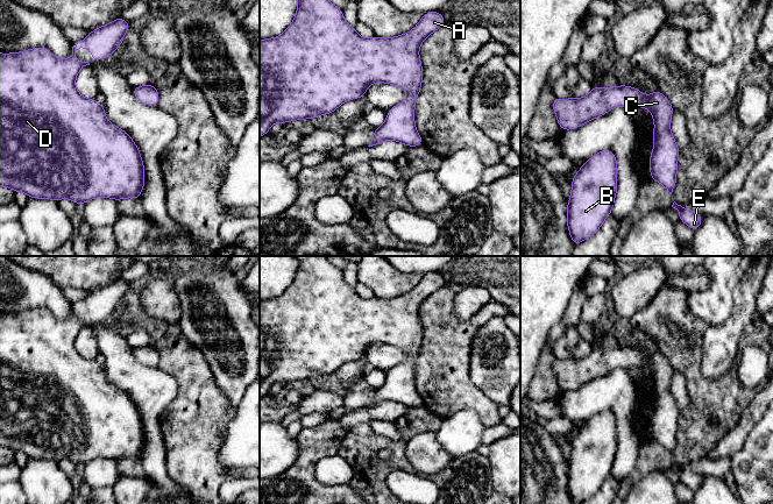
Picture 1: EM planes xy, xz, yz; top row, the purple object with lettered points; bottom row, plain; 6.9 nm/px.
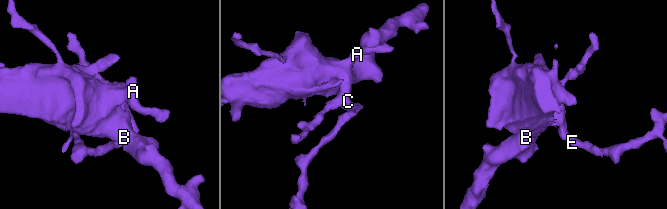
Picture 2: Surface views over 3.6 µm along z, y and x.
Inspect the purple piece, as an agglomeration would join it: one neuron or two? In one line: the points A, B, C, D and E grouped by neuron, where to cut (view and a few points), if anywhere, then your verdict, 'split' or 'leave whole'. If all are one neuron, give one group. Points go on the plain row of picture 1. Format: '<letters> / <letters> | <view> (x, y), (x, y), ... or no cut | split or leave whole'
A B C D E | no cut | leave whole

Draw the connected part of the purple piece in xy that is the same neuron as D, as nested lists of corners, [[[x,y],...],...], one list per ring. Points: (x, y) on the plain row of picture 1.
[[[116,278],[113,283],[101,286],[85,298],[85,303],[78,301],[72,307],[72,315],[66,320],[58,320],[47,308],[33,308],[20,313],[1,314],[0,313],[0,447],[9,448],[15,453],[23,453],[29,459],[52,460],[59,462],[68,459],[75,464],[86,464],[94,459],[112,459],[116,462],[123,459],[140,460],[140,455],[144,449],[144,425],[141,419],[140,411],[129,395],[111,384],[105,375],[104,365],[100,365],[95,360],[84,359],[76,349],[76,338],[78,333],[88,322],[80,322],[76,317],[76,312],[80,308],[86,308],[92,312],[92,320],[100,321],[106,317],[111,317],[122,305],[122,300],[128,292],[129,283]]]

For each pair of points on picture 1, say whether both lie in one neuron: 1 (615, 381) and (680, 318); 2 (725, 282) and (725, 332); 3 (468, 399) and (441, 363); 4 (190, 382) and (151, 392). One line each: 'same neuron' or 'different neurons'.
1: different neurons
2: different neurons
3: same neuron
4: different neurons

